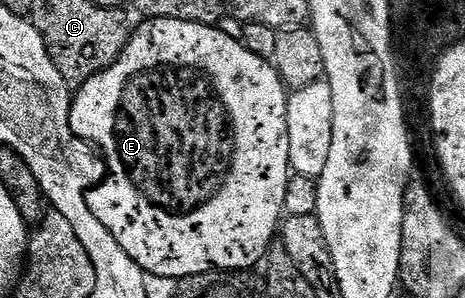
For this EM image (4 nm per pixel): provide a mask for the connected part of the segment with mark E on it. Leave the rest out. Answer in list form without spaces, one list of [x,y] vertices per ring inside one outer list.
[[[145,19],[140,22],[142,25],[136,26],[135,32],[130,36],[127,47],[122,51],[121,58],[111,67],[107,67],[102,73],[97,73],[91,79],[84,81],[76,90],[75,96],[72,98],[73,106],[71,107],[71,127],[73,128],[74,138],[94,138],[99,139],[100,145],[104,148],[106,156],[105,162],[107,168],[111,171],[108,177],[105,190],[99,194],[85,196],[87,203],[91,207],[91,215],[95,215],[95,219],[99,219],[99,223],[103,223],[103,227],[107,227],[107,231],[111,231],[111,235],[115,235],[115,239],[119,243],[119,247],[123,247],[123,251],[127,251],[127,255],[131,255],[131,259],[135,259],[135,263],[140,269],[146,273],[154,273],[155,275],[163,275],[164,277],[194,277],[200,273],[211,273],[214,271],[249,271],[254,267],[256,261],[259,263],[266,260],[266,253],[270,245],[275,241],[279,233],[279,226],[283,221],[285,213],[285,200],[287,199],[287,183],[291,176],[289,167],[289,136],[287,135],[287,107],[289,106],[289,93],[287,86],[278,75],[276,69],[268,60],[260,58],[250,51],[247,46],[242,44],[240,40],[231,35],[227,35],[220,27],[212,25],[200,25],[199,23],[191,23],[183,19]]]

